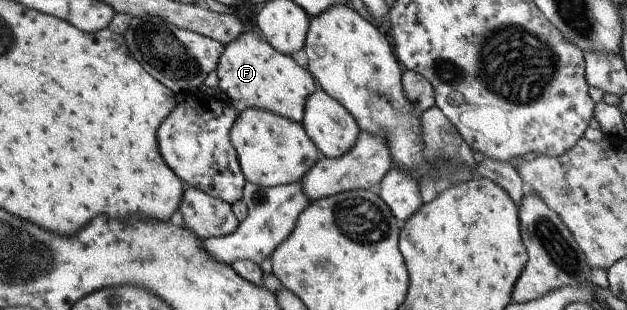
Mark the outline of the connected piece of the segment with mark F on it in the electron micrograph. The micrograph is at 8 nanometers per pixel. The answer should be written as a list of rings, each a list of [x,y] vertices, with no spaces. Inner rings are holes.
[[[255,32],[240,33],[236,38],[223,45],[223,51],[218,57],[214,71],[218,80],[218,88],[226,94],[229,104],[237,113],[246,107],[256,107],[300,123],[303,115],[304,101],[317,88],[316,82],[308,70],[300,67],[290,55],[283,55],[274,50],[262,38],[262,35]]]

